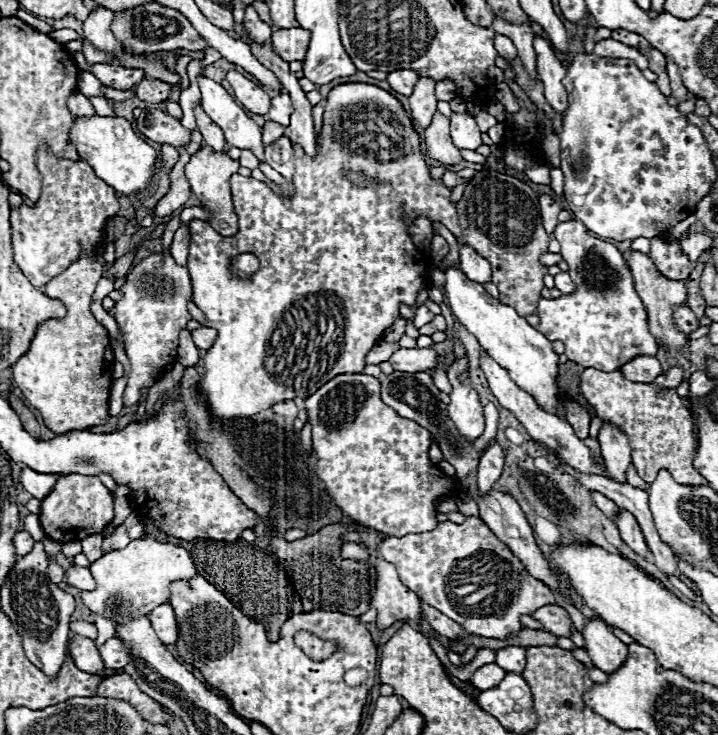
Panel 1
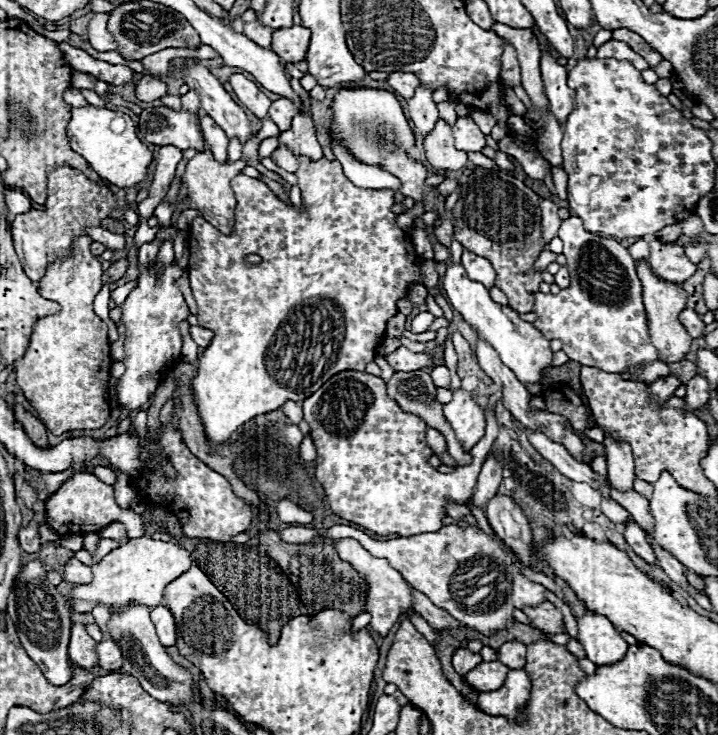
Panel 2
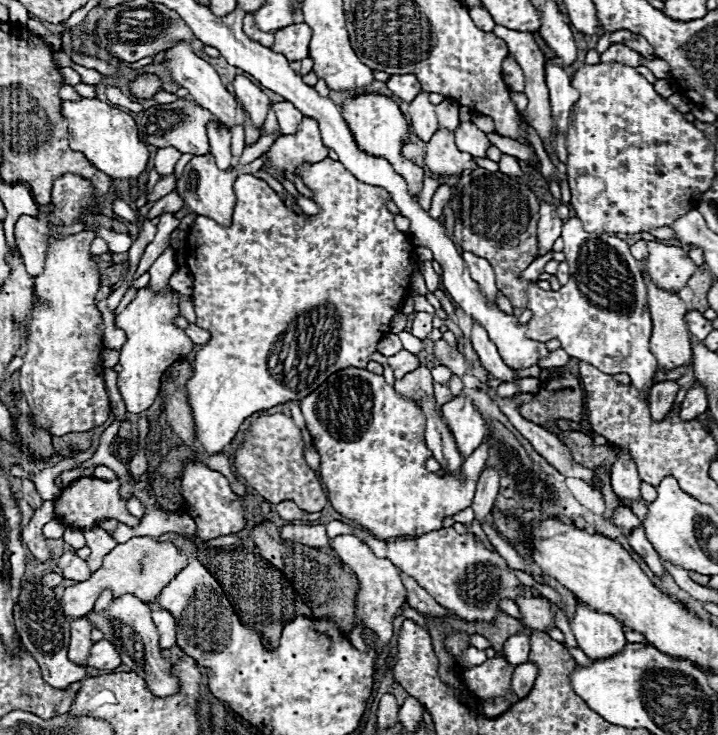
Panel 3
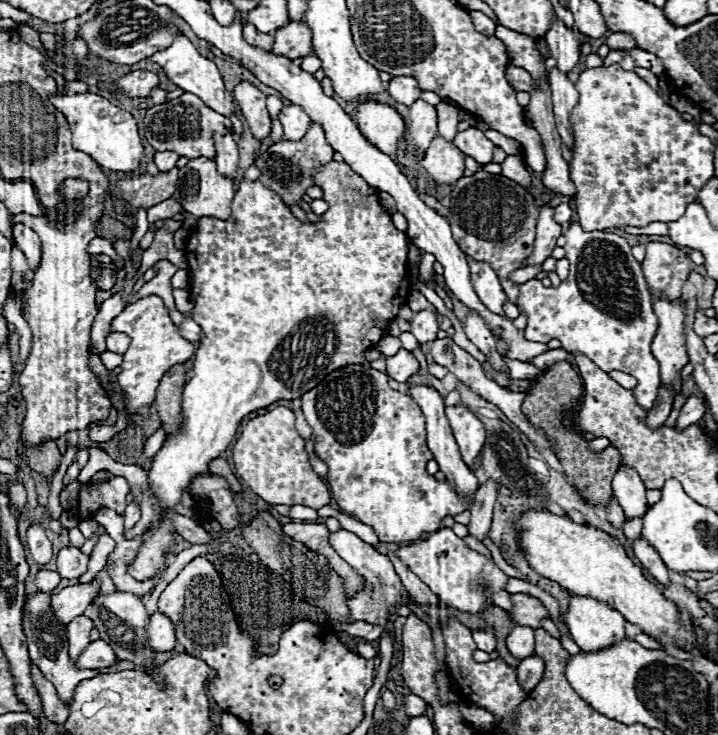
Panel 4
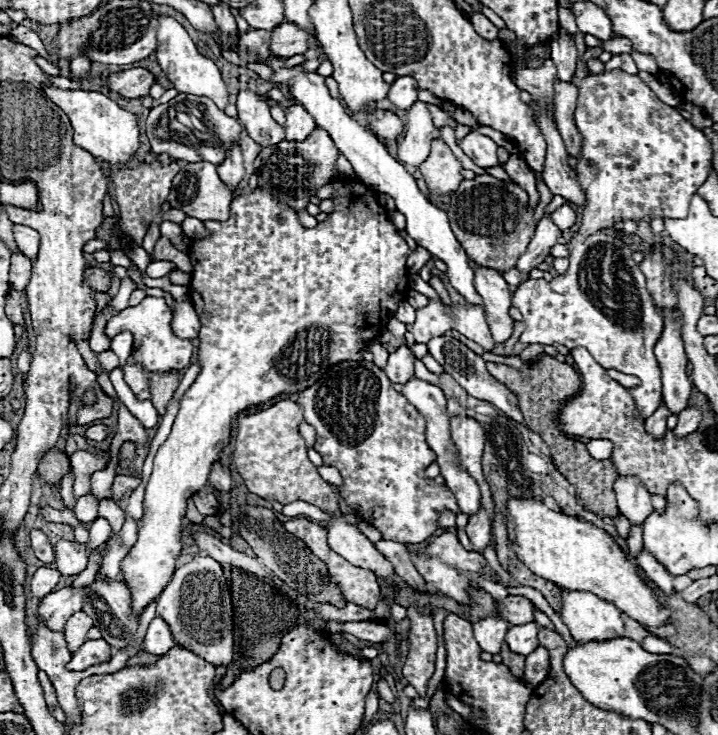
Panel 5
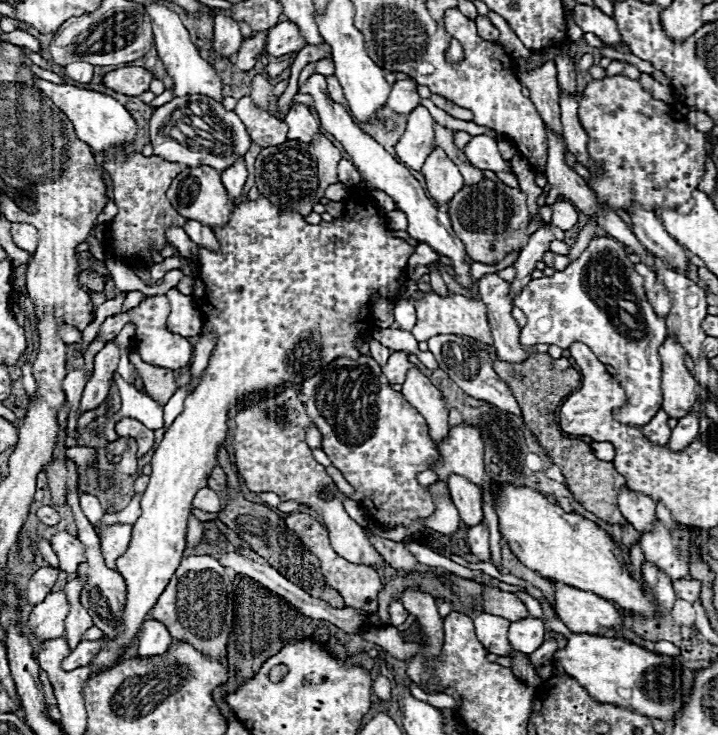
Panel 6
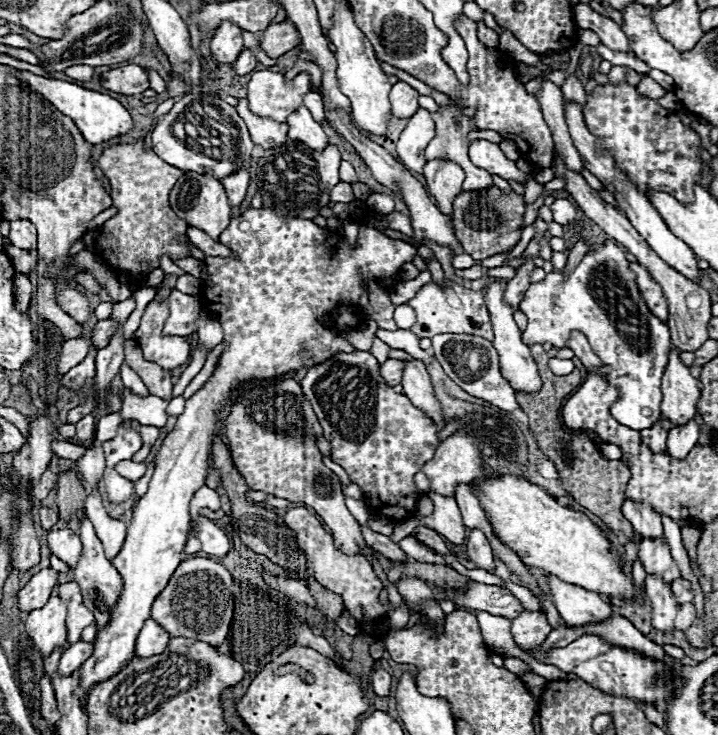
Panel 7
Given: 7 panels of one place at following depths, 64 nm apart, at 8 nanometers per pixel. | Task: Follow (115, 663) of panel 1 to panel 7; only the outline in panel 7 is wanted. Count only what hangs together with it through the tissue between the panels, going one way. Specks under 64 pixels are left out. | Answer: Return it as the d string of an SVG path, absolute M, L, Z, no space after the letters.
M76 642L70 644L64 652L62 658L58 662L58 676L70 676L72 672L76 672L90 656L92 656L92 644L90 642Z

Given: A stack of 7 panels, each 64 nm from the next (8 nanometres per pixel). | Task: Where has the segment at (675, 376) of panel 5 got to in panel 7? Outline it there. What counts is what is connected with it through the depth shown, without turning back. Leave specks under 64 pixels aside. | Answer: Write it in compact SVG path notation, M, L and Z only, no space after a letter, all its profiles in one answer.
M674 348L668 356L668 366L662 376L662 416L676 426L682 426L696 416L696 402L700 396L700 382L690 374L688 366L684 366L678 358L678 350Z

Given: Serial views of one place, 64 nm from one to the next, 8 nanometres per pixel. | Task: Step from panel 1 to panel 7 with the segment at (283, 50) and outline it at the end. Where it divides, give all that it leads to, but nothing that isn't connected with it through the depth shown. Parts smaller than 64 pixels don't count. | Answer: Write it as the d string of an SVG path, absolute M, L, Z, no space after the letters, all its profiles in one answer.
M288 22L270 24L266 30L262 30L260 48L270 58L278 58L278 56L286 54L288 50L296 48L298 44L300 44L300 36L298 36L296 28L292 24L288 24Z

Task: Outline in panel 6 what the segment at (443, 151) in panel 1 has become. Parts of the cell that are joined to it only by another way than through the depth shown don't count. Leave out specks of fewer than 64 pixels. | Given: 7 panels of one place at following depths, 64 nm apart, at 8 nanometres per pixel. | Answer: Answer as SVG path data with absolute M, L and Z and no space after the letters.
M434 150L426 158L422 174L426 178L426 188L430 196L442 206L448 204L454 198L454 192L458 192L458 188L464 186L458 166L442 150Z

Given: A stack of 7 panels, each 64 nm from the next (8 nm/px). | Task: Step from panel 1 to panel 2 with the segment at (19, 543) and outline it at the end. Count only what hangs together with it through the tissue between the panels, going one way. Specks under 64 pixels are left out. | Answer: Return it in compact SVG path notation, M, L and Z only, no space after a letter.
M30 522L26 528L22 528L18 532L18 540L20 540L20 548L24 552L40 552L42 550L42 542L40 542L40 534L38 534L38 522Z

